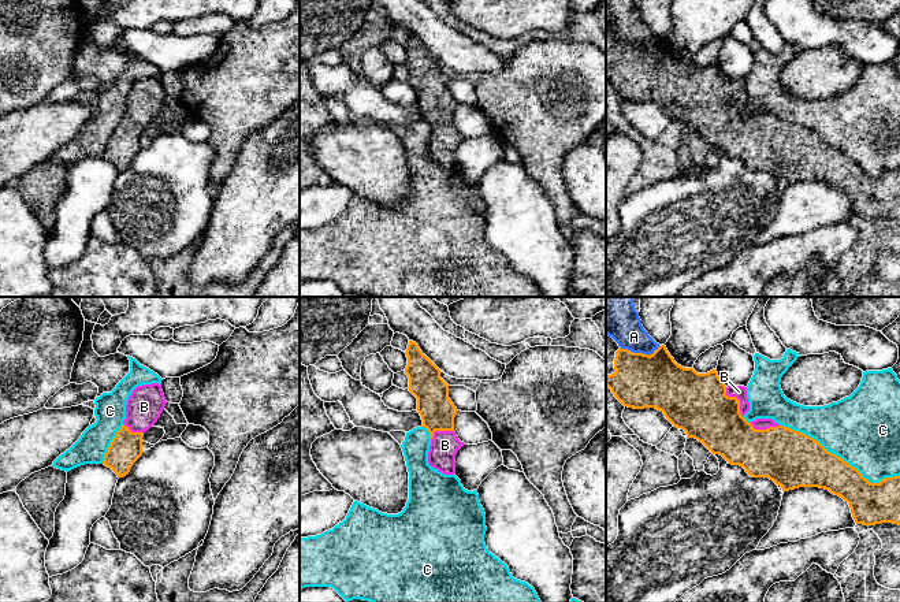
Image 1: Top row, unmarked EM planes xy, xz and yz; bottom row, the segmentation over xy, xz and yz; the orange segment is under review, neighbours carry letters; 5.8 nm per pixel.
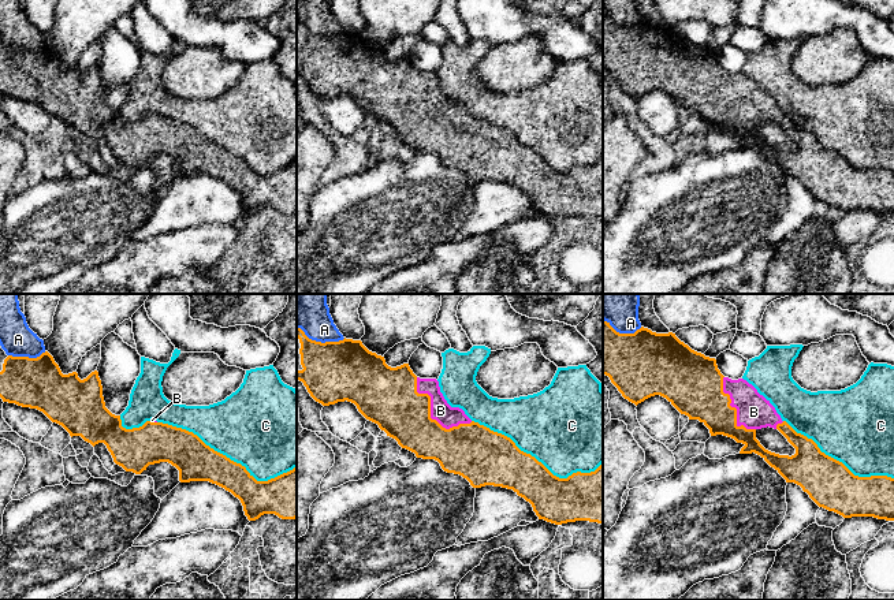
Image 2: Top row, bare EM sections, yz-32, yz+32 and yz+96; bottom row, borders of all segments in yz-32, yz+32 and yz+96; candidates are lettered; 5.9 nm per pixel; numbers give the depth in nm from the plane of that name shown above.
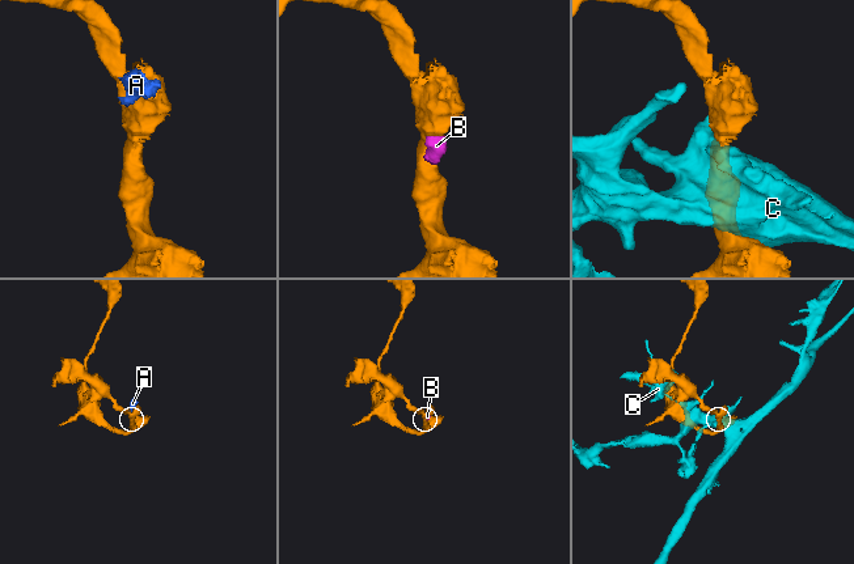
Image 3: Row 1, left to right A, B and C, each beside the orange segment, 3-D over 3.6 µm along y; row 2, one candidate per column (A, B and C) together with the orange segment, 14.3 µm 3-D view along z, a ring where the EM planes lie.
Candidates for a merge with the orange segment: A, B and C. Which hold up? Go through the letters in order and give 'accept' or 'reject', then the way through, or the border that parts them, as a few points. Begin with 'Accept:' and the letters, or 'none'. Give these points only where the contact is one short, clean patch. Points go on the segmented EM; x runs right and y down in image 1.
Accept: B
A: reject
B: accept
C: reject

